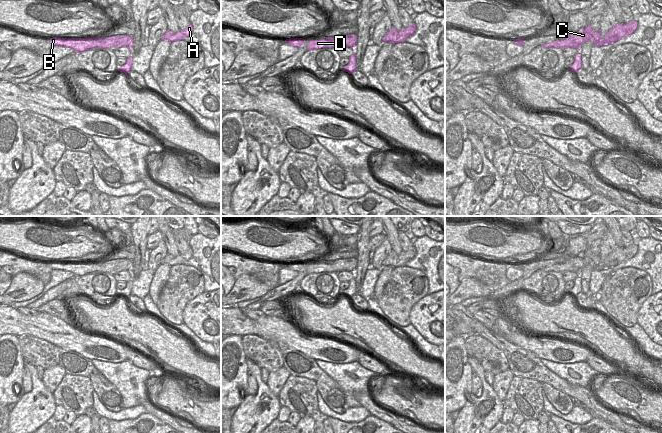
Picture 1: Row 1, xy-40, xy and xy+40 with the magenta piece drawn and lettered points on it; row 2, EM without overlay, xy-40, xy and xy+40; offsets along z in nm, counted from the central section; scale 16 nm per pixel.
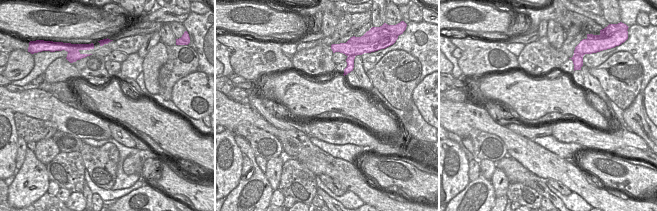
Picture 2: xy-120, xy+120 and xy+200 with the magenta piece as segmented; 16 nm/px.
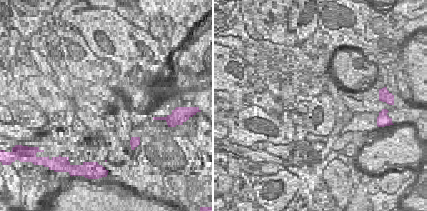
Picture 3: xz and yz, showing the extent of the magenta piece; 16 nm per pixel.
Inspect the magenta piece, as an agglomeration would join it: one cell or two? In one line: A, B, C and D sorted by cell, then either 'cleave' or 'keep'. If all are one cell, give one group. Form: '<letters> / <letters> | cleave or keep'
A C D / B | cleave

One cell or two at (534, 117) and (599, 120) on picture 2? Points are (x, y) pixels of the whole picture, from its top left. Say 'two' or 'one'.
one

